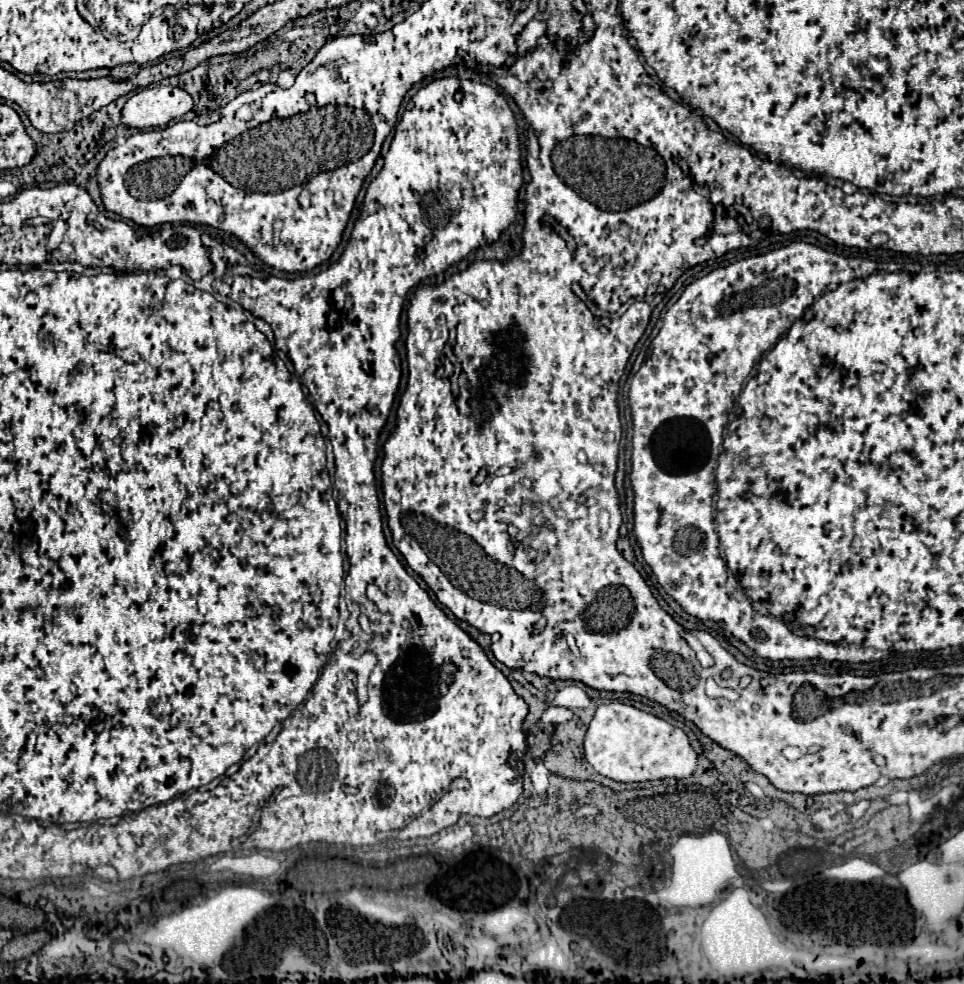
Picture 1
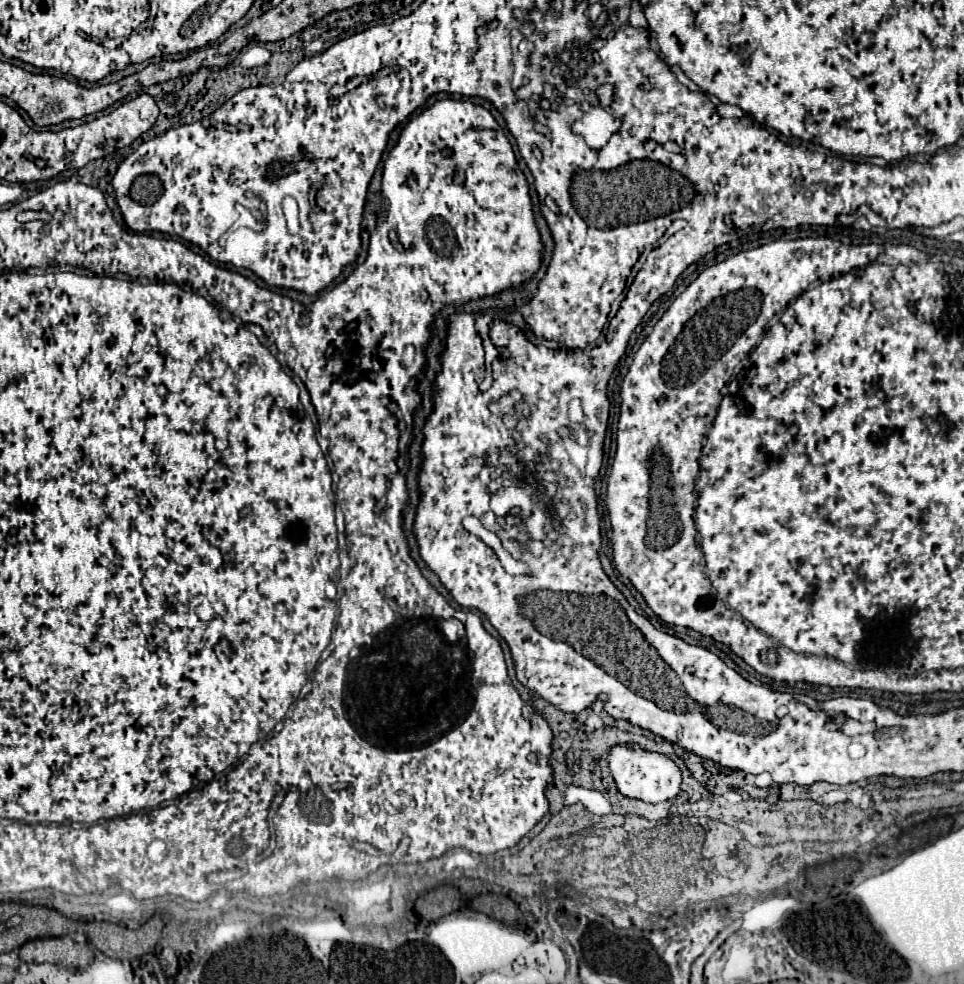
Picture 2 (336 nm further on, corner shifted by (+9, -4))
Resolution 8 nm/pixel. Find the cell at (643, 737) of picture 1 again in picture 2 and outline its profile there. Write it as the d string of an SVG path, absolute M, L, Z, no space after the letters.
M615 744L609 748L607 764L609 764L611 776L613 776L619 792L627 798L637 798L643 802L657 804L657 802L675 798L681 792L681 782L683 782L681 768L665 754L657 754L657 752L645 750L641 746L629 748L627 744Z

